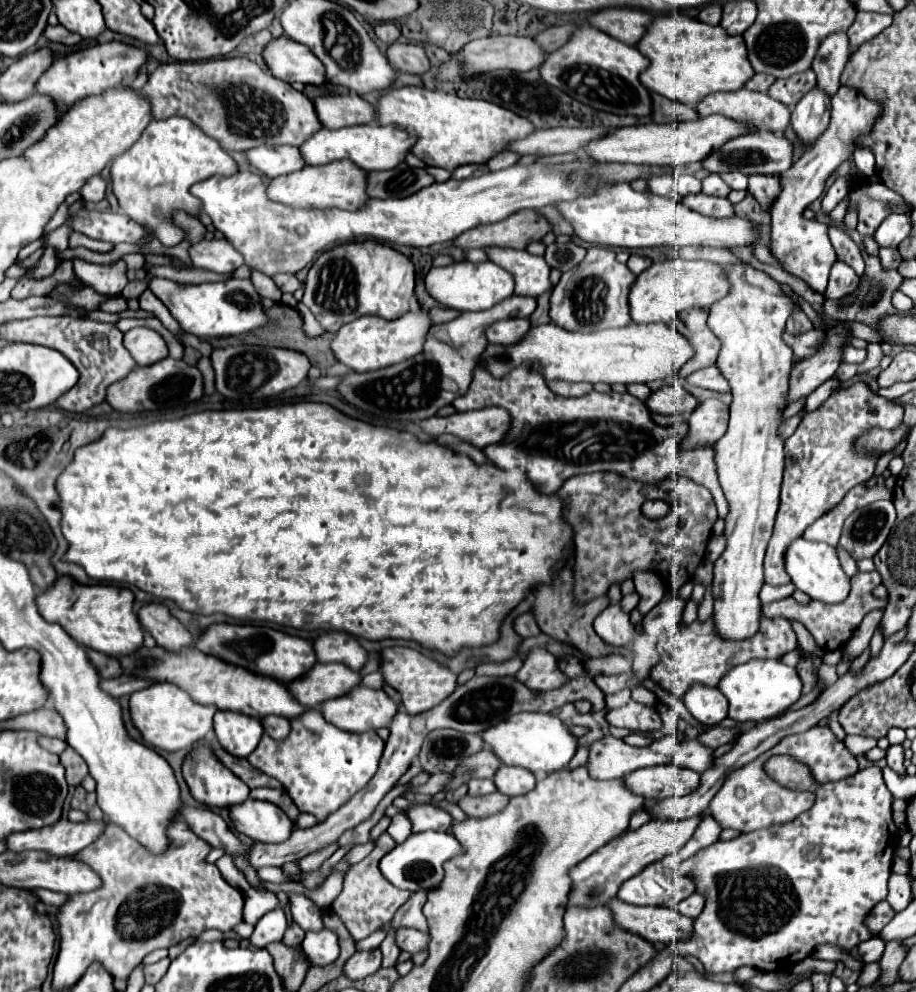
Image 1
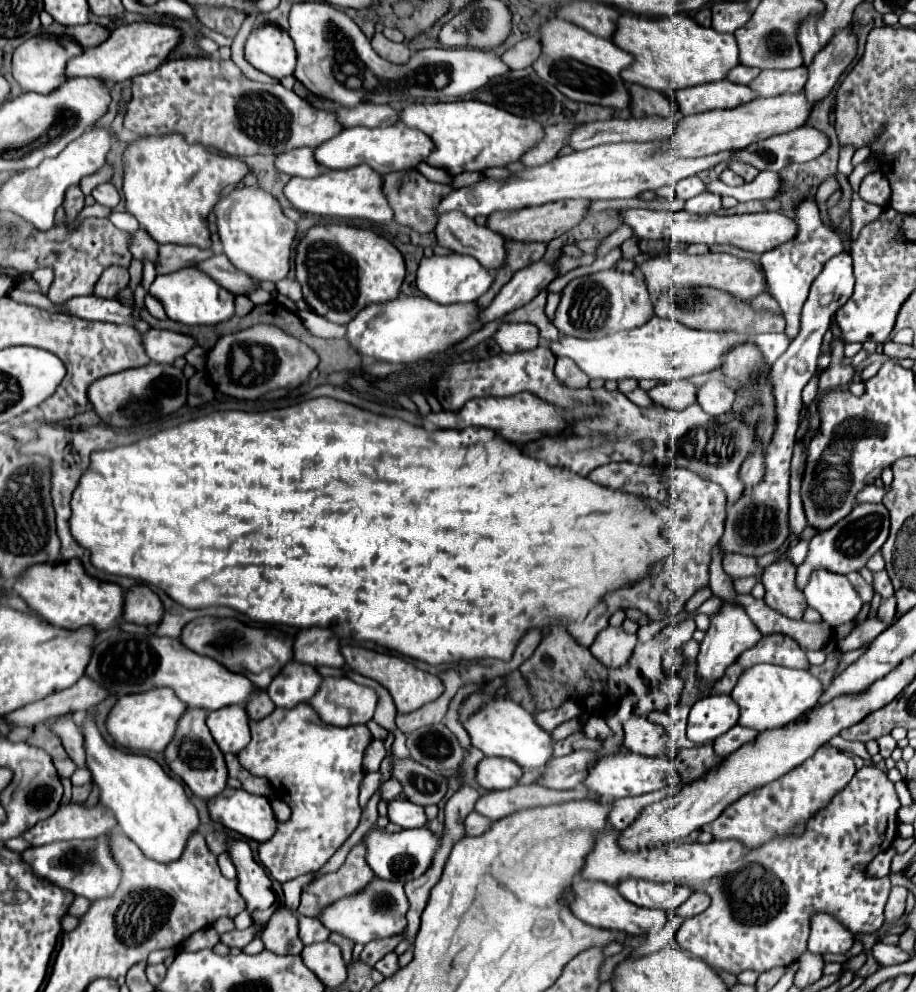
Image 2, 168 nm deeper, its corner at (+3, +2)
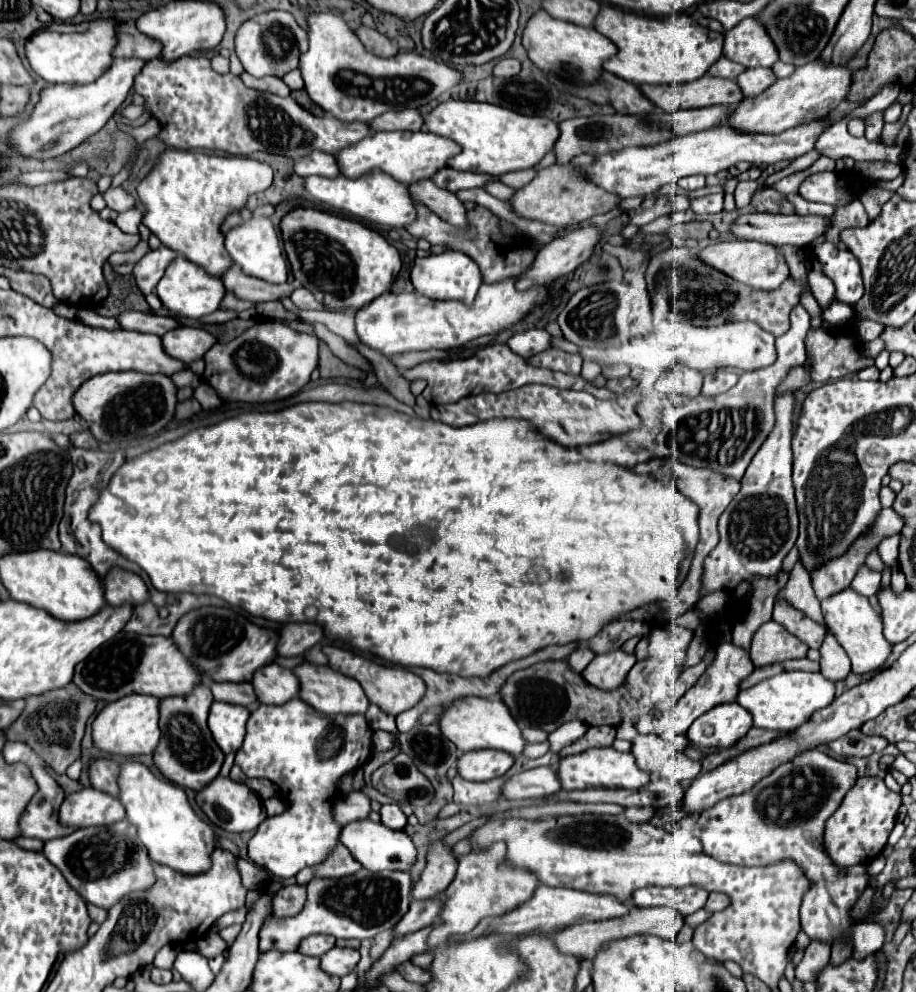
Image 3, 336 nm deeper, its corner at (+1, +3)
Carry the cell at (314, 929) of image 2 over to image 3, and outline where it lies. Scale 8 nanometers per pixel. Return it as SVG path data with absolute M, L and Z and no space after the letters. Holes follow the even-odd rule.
M312 935L300 943L300 953L310 957L320 957L332 947L336 947L336 939L332 935Z

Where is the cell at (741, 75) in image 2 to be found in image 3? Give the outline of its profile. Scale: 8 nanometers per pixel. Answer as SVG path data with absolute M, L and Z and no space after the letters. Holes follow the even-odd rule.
M720 57L710 69L708 69L708 75L712 77L724 77L724 79L736 79L736 75L740 75L744 67L740 67L740 63L734 63L730 59L724 59Z

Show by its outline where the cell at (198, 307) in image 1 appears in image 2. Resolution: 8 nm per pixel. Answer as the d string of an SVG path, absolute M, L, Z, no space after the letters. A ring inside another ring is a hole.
M182 268L170 274L160 274L150 286L150 296L154 296L166 310L170 320L182 322L182 324L220 324L236 316L236 296L216 284L210 276L194 270L194 268Z

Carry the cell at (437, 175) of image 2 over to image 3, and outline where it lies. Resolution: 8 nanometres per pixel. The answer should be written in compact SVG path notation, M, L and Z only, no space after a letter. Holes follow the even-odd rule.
M442 169L436 177L432 177L432 181L448 191L460 191L460 189L468 189L468 187L486 187L492 181L498 181L498 177L494 175L482 175L482 173L464 173L464 171L456 171L456 169Z

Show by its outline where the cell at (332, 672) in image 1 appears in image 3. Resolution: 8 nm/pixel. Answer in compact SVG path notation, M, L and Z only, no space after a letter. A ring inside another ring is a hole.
M268 663L252 675L252 687L256 691L258 703L264 705L284 705L298 695L298 679L290 669L284 669L276 663Z

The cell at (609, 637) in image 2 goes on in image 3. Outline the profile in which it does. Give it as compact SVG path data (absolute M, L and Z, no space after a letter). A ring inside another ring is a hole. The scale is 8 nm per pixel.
M618 649L614 653L596 655L592 663L582 671L582 677L586 683L590 683L596 689L612 691L624 683L634 663L636 663L634 655L628 655L622 649Z

